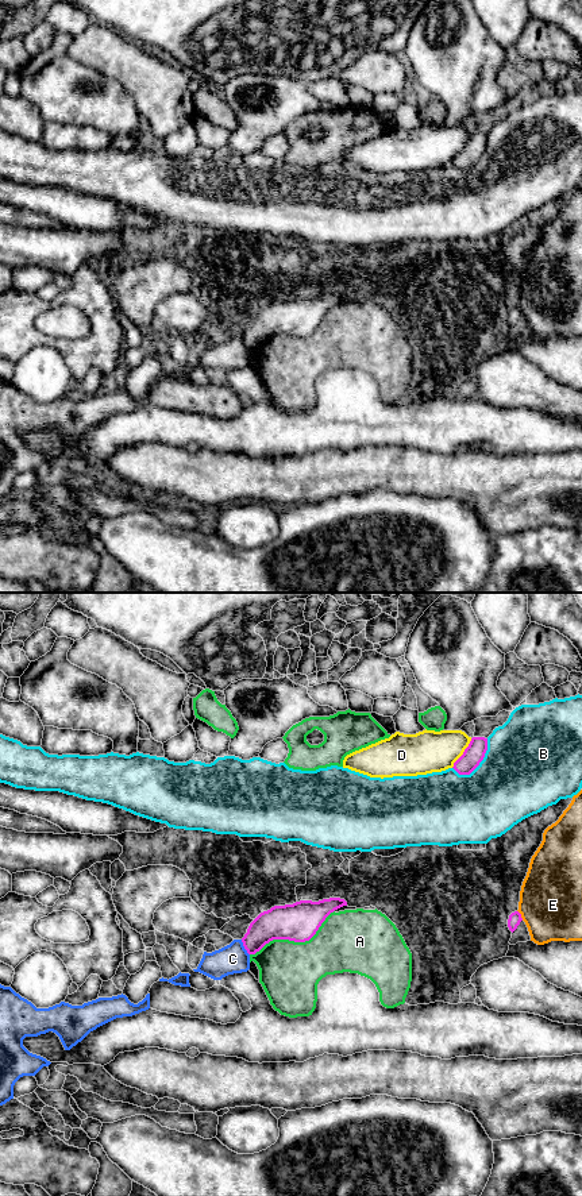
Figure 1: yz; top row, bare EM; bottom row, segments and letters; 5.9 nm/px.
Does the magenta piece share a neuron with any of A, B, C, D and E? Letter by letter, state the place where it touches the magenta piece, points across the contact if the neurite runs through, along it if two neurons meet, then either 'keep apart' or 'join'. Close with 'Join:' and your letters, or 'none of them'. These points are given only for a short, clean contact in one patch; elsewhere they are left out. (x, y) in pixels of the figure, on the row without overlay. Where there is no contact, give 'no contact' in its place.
A: yz (293, 335) | keep apart
B: yz (481, 155) | keep apart
C: yz (245, 343) | along yz (241, 335), (249, 350) | keep apart
D: yz (463, 149) | keep apart
E: yz (520, 311) | keep apart
Join: none of them

